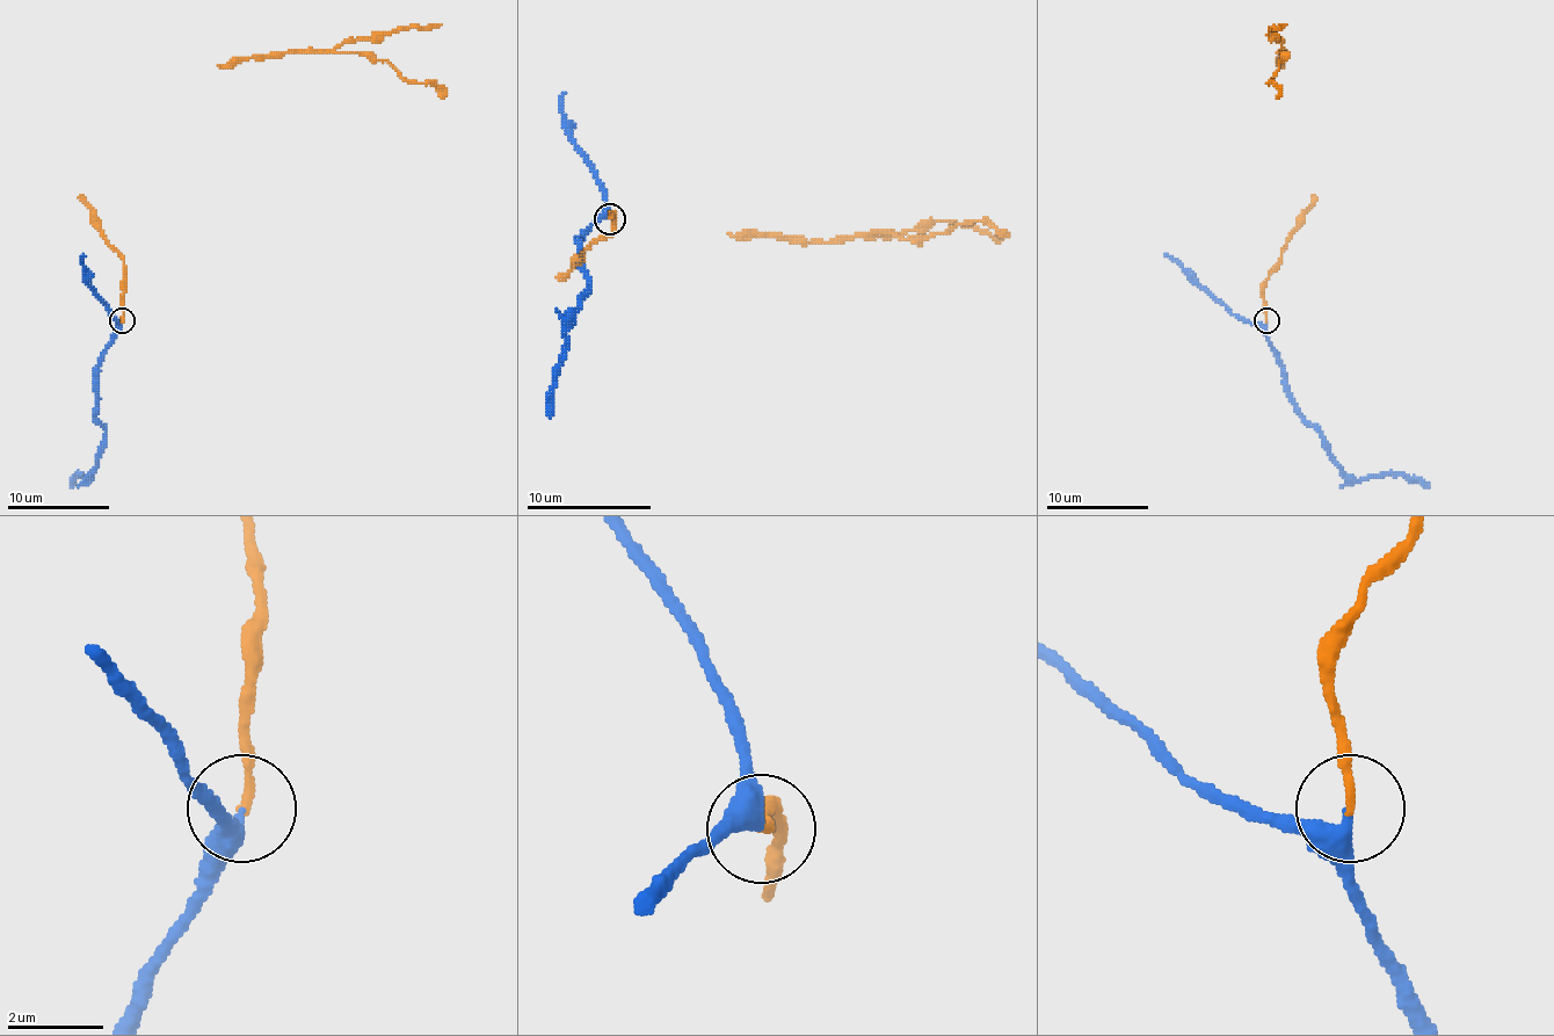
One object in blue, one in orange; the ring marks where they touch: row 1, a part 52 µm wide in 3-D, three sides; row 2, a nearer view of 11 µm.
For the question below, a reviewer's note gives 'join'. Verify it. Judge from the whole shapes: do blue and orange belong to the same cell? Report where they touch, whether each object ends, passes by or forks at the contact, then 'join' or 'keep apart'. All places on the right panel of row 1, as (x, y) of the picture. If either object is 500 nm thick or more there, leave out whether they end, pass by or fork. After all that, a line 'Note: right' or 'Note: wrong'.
(1266, 320) | blue passes by | orange ends | join
Note: right

